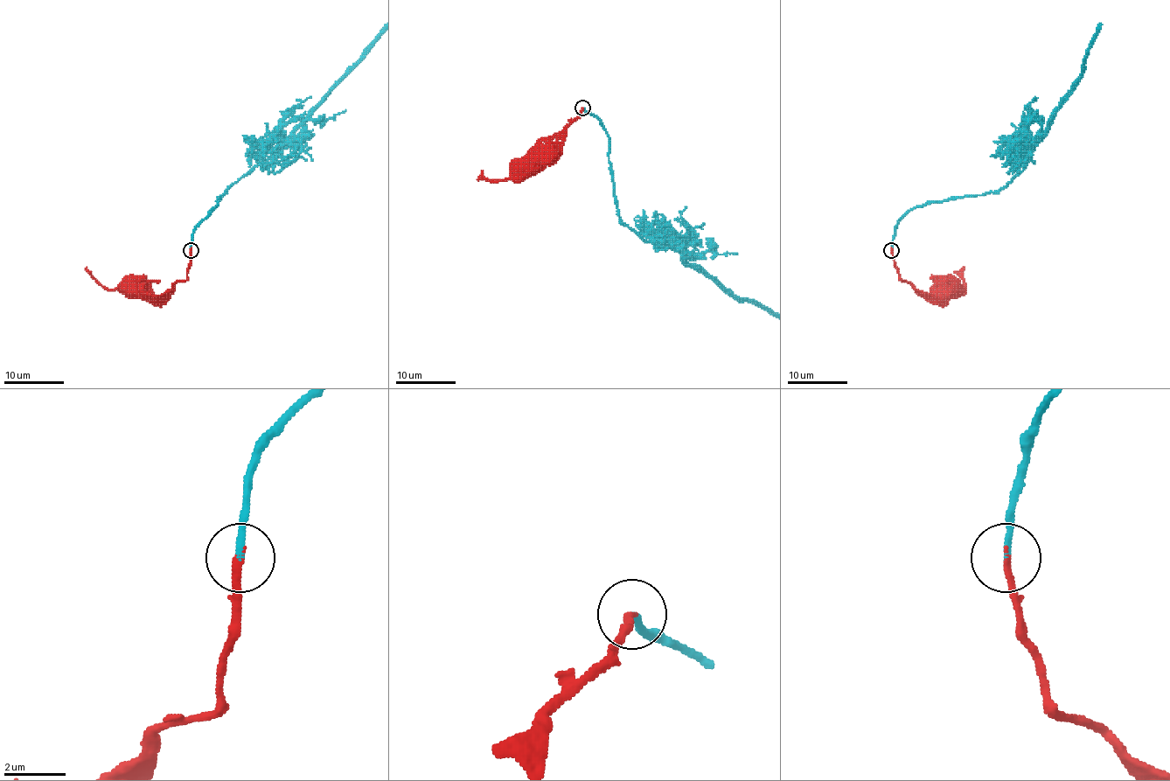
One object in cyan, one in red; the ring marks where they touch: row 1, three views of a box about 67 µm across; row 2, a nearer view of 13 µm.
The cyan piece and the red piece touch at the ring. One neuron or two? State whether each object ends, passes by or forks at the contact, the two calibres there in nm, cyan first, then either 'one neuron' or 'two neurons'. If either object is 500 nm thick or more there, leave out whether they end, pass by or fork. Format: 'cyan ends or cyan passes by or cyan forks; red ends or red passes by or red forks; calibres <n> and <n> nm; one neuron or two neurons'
cyan ends; red ends; calibres 200 and 220 nm; one neuron

